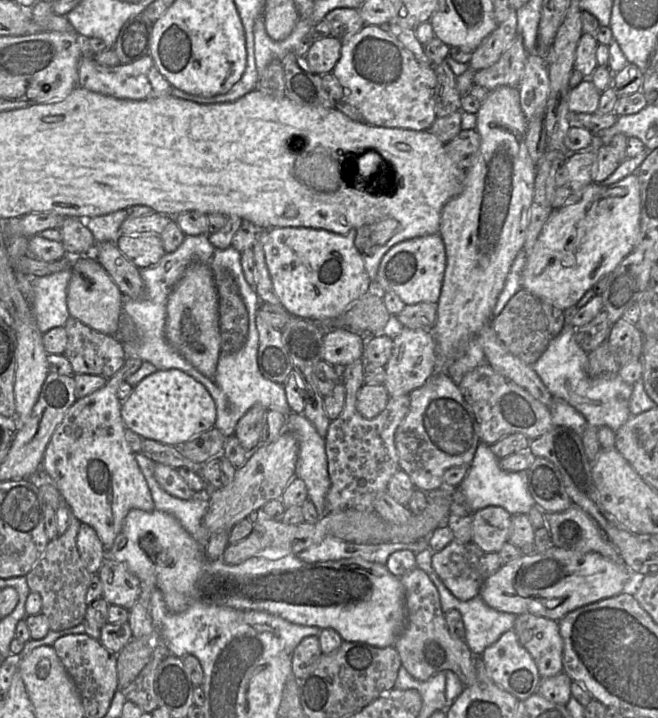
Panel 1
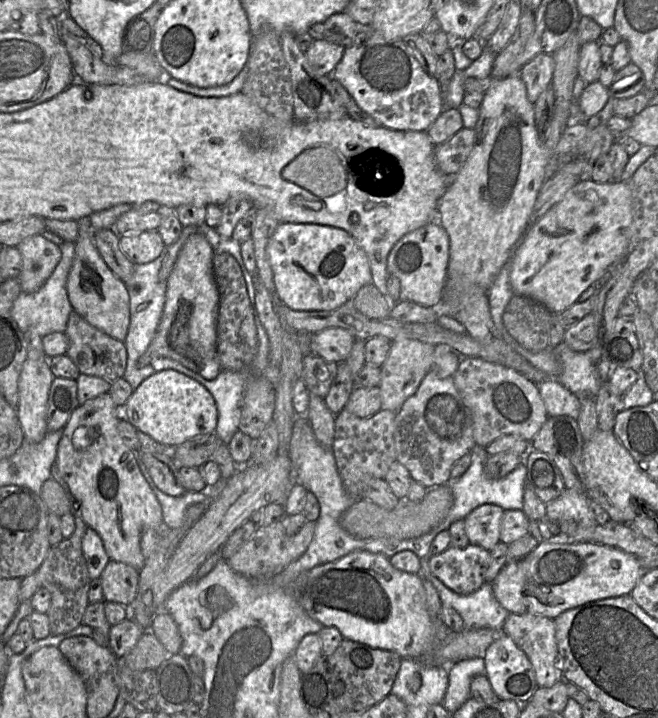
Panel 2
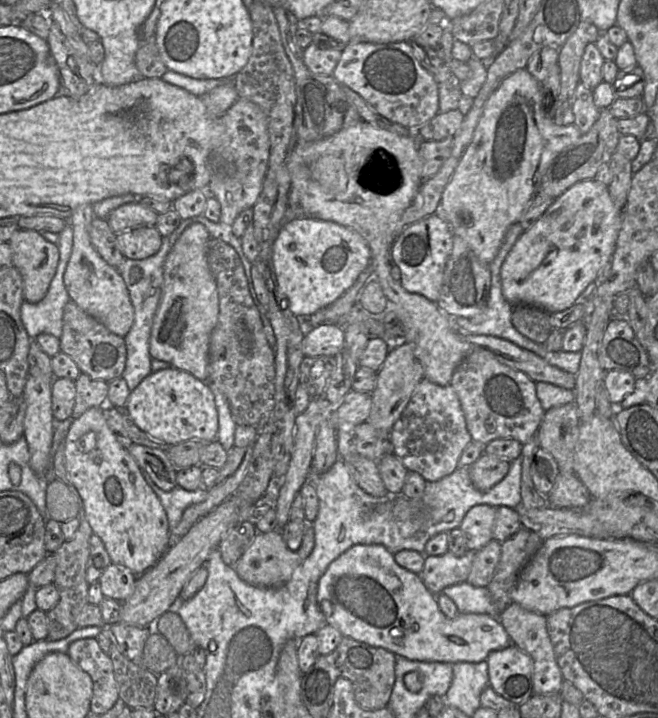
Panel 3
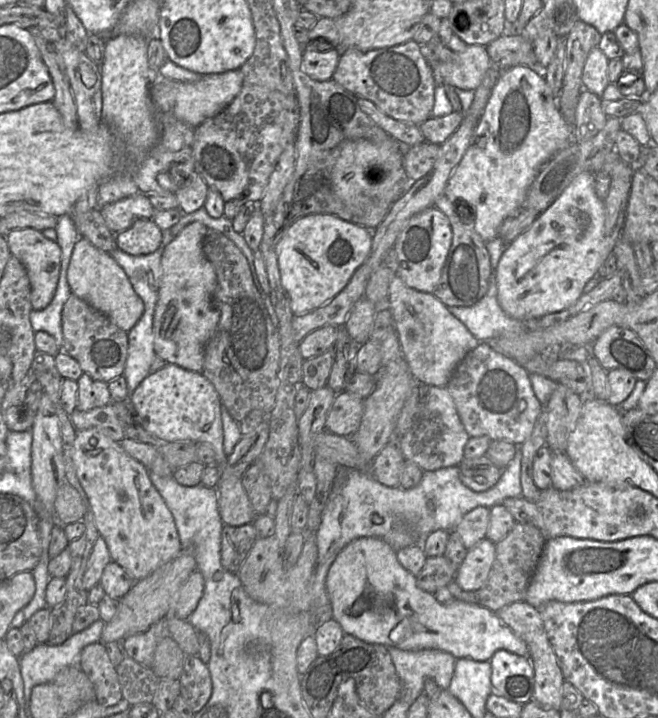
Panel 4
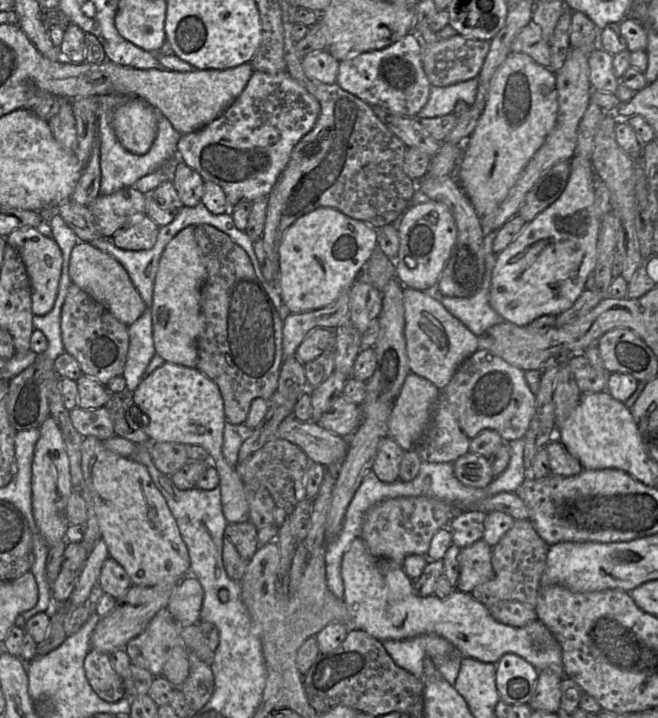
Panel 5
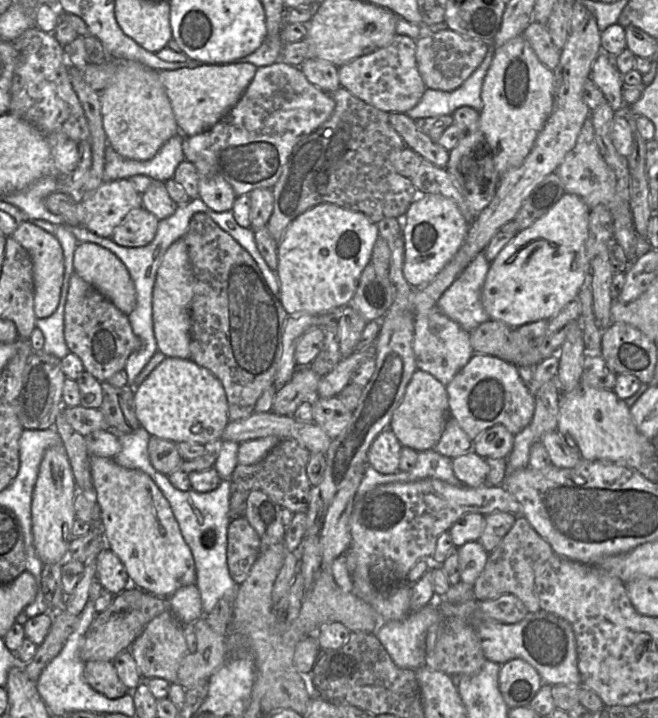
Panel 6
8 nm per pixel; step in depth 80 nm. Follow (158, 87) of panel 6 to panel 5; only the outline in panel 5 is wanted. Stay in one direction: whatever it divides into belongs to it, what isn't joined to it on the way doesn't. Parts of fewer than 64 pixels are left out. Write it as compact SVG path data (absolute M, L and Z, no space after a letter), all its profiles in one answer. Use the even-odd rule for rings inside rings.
M133 96L114 111L112 127L126 150L146 154L157 135L157 113L146 100Z

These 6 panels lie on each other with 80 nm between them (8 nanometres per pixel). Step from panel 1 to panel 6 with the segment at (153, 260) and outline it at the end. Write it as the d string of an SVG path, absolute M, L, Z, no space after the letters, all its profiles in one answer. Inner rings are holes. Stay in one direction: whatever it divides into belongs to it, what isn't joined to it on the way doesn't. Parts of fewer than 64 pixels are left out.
M144 207L133 209L114 230L111 239L122 247L146 246L154 239L159 221L154 214Z

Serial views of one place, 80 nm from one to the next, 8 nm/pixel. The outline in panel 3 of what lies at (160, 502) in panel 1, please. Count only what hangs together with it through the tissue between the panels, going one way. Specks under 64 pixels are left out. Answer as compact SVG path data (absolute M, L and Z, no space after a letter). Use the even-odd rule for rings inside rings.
M141 469L141 473L147 484L158 496L167 514L170 531L177 527L186 508L192 504L203 502L207 498L208 489L205 487L201 487L195 491L187 491L177 485L171 491L164 491L153 482L145 469Z

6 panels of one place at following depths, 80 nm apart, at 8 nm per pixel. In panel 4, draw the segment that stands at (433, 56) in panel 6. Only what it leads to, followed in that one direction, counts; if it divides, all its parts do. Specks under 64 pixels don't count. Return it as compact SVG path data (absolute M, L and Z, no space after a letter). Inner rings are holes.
M468 45L462 52L453 52L447 61L431 62L437 85L452 85L463 90L476 90L491 60L483 45Z

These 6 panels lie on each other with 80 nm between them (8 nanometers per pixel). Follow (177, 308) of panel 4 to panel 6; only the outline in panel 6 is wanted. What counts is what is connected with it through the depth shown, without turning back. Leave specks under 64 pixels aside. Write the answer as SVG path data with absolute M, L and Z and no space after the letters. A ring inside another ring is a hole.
M184 237L166 250L152 290L152 321L157 350L166 358L190 359L190 303L194 276Z

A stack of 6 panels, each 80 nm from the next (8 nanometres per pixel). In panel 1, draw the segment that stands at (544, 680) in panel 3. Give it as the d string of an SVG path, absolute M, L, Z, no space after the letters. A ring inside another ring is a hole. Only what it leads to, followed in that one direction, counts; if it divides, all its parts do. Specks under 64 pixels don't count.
M533 614L518 615L513 627L519 643L535 661L540 677L563 671L563 640L558 621Z

